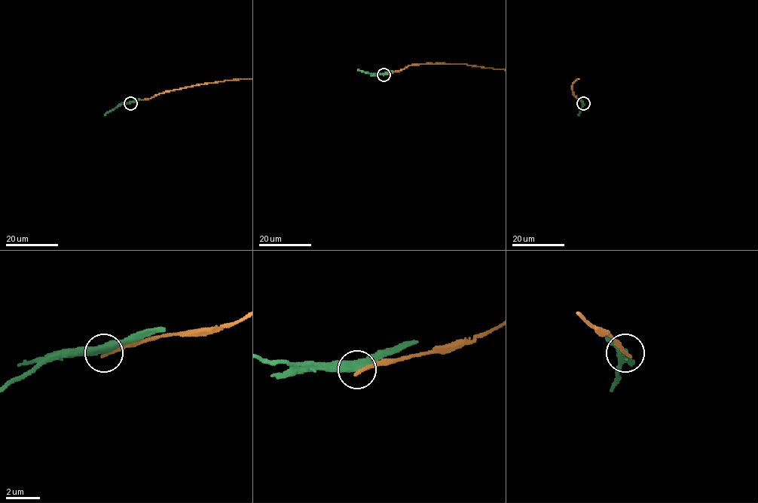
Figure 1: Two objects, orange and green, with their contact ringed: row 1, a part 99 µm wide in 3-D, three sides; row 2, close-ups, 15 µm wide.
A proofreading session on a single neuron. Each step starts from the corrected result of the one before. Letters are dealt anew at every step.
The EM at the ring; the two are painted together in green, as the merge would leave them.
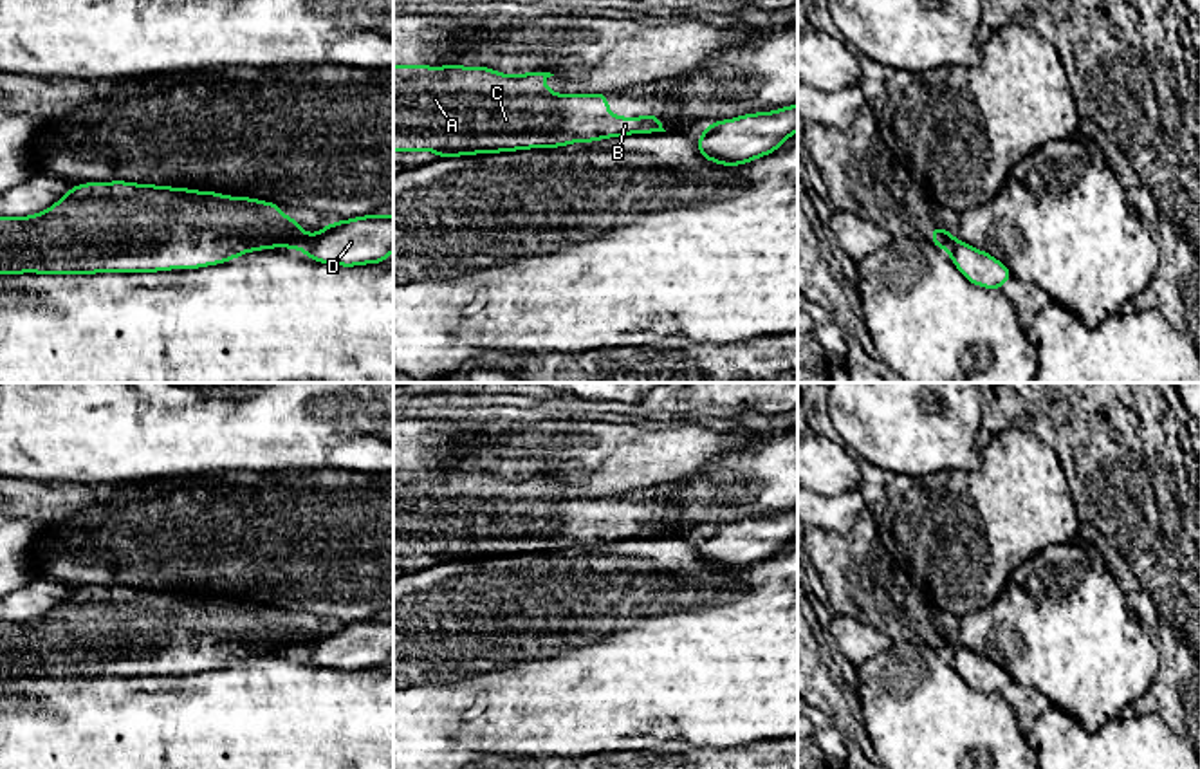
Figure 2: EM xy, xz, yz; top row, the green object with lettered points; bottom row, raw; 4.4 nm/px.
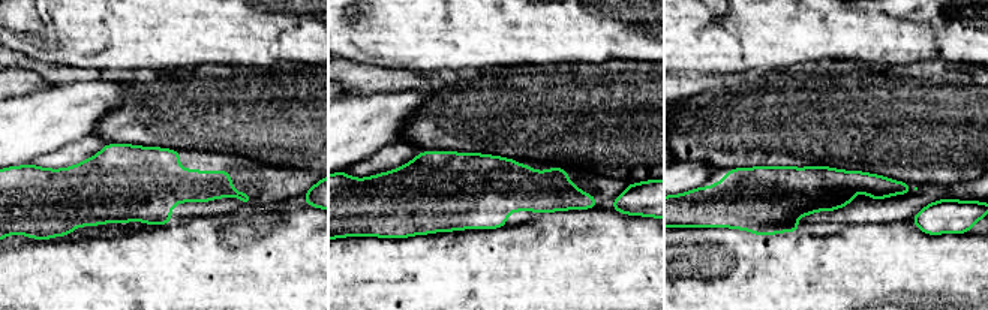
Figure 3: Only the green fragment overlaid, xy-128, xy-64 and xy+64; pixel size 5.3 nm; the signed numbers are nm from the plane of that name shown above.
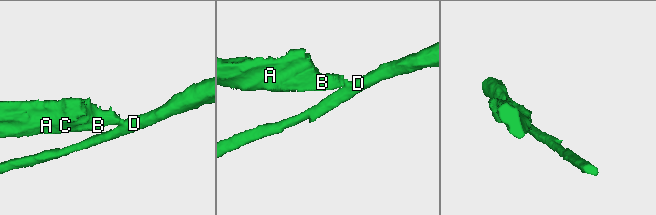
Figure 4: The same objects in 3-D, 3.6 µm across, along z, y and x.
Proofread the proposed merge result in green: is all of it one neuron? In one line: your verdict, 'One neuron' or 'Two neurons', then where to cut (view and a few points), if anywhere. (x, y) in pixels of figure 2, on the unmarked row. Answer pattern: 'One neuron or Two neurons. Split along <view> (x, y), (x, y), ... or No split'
Two neurons. Split along xy (314, 639), (300, 652)

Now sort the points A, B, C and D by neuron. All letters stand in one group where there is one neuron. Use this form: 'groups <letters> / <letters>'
groups A B C / D

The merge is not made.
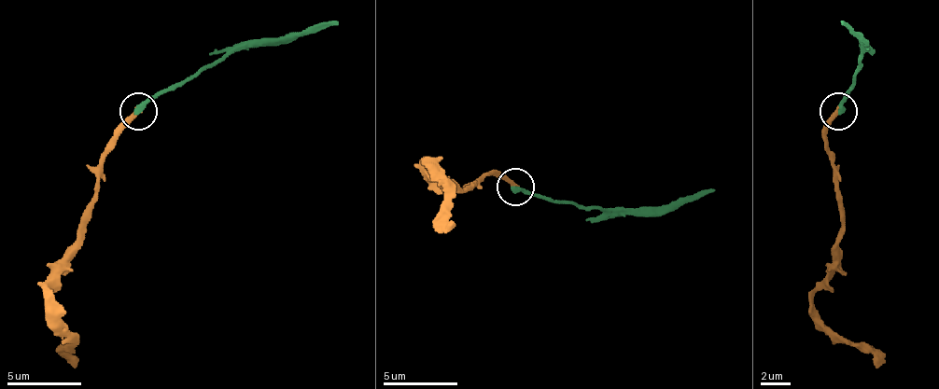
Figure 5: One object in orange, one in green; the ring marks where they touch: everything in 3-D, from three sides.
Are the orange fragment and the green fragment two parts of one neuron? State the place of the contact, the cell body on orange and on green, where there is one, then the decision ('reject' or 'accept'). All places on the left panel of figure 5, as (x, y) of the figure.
at (138, 111); no cell body on orange; no cell body on green; accept

